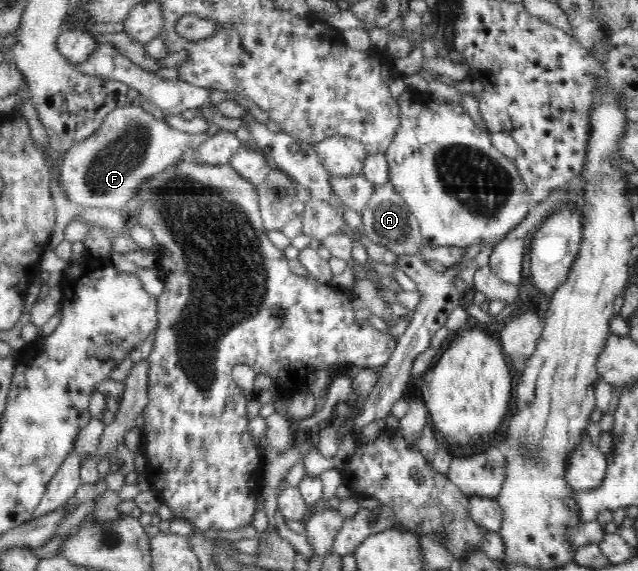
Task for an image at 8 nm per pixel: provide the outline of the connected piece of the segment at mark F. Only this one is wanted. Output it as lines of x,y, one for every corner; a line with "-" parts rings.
131,103
125,107
116,107
104,117
102,122
101,127
93,135
65,151
63,164
60,167
59,185
65,192
65,196
73,203
81,207
91,207
91,209
108,207
122,210
139,193
139,187
143,181
155,177
169,165
184,159
189,152
194,152
194,149
209,137
207,132
191,135
173,129
165,119
161,120
145,111
141,106

